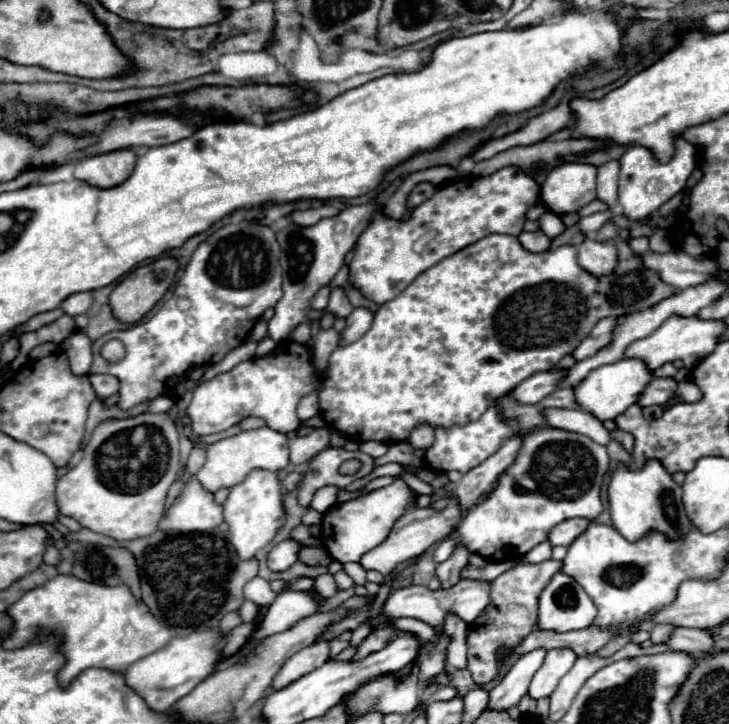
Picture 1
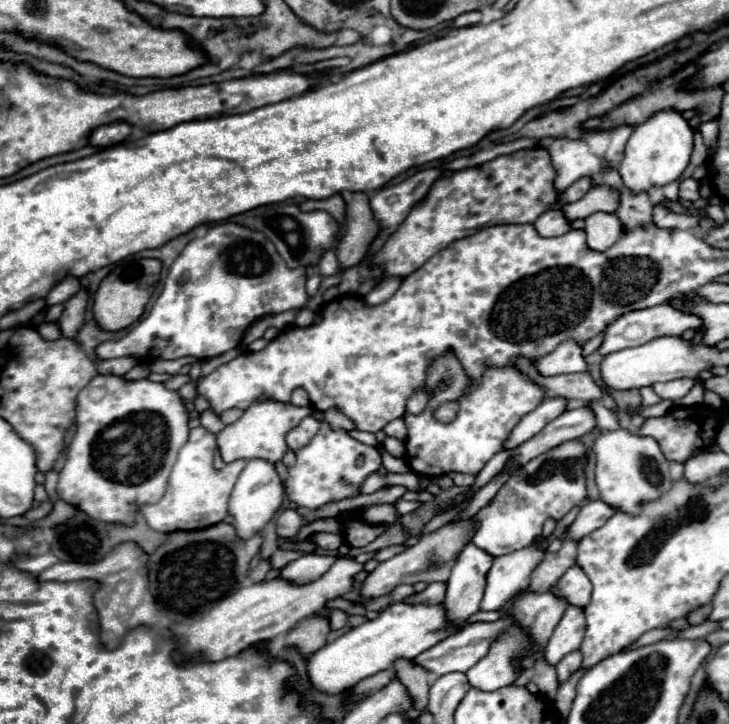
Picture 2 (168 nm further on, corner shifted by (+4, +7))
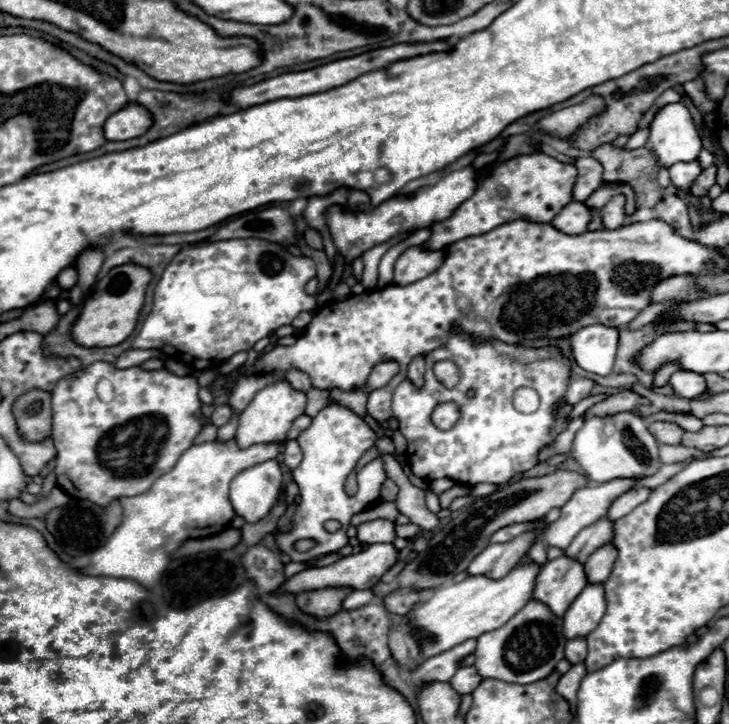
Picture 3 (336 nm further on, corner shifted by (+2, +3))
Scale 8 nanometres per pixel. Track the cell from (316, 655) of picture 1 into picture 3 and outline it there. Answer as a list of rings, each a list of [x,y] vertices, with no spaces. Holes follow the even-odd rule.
[[[320,589],[296,595],[296,607],[302,613],[314,615],[318,619],[328,619],[342,609],[342,599],[350,593],[350,589]]]

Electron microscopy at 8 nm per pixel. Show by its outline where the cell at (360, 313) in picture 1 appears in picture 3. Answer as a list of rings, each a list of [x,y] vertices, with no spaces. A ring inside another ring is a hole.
[[[422,247],[406,249],[394,265],[394,283],[410,285],[436,271],[444,259],[444,251],[424,251]]]

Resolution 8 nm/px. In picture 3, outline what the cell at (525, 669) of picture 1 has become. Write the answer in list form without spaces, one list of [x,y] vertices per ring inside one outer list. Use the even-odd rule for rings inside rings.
[[[560,557],[542,567],[540,577],[536,577],[536,593],[532,593],[532,597],[536,597],[536,601],[544,601],[556,617],[562,617],[584,587],[586,575],[582,563]]]

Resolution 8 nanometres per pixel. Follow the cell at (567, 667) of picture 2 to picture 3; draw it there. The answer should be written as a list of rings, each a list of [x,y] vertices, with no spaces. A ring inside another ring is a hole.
[[[572,639],[572,641],[568,641],[568,645],[564,649],[564,657],[572,665],[582,663],[586,659],[586,639]]]

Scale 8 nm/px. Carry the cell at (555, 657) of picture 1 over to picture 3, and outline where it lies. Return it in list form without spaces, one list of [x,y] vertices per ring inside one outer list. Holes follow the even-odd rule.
[[[586,585],[564,615],[564,637],[586,637],[600,623],[606,611],[602,585]]]

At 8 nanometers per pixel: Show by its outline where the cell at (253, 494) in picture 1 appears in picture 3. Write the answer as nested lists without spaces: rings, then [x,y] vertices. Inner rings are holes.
[[[264,461],[254,467],[244,469],[232,479],[230,501],[236,515],[244,521],[264,519],[282,491],[282,471],[278,461]]]

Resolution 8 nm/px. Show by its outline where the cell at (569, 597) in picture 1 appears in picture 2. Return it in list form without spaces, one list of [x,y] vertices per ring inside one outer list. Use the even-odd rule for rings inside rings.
[[[574,565],[570,567],[560,581],[554,585],[554,593],[562,593],[562,597],[568,599],[568,603],[578,605],[578,607],[586,607],[590,601],[590,593],[592,593],[592,583],[586,577],[584,569]]]

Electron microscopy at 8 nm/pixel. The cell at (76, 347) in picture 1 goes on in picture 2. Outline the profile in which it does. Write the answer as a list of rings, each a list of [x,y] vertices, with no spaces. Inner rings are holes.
[[[84,287],[64,303],[64,313],[60,317],[64,337],[68,337],[68,339],[76,337],[76,333],[78,333],[82,321],[84,321],[86,303],[88,303],[88,291]]]

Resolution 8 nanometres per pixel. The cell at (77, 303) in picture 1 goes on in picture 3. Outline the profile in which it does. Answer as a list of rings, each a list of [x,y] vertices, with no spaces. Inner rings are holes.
[[[74,267],[64,269],[64,271],[56,277],[56,283],[58,283],[60,289],[64,289],[64,291],[70,291],[70,289],[76,285],[76,281],[78,281],[78,273],[76,273]]]

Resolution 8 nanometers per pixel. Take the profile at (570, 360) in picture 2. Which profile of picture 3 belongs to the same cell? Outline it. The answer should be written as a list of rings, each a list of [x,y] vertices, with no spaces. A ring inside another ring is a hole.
[[[590,325],[570,337],[574,361],[588,373],[610,375],[616,355],[618,329],[604,325]]]

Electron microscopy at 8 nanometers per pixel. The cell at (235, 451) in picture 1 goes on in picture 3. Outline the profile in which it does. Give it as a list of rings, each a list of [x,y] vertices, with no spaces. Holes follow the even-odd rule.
[[[276,381],[268,387],[264,387],[238,417],[238,431],[234,437],[238,447],[246,449],[246,447],[252,447],[258,443],[282,445],[286,441],[290,427],[292,427],[292,421],[296,417],[304,415],[304,407],[306,407],[306,395],[294,391],[286,381]]]

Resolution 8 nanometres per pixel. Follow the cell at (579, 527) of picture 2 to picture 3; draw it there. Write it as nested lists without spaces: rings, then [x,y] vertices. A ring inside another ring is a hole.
[[[644,487],[630,489],[628,493],[620,495],[620,497],[618,497],[610,507],[608,507],[606,517],[608,517],[610,521],[616,521],[616,519],[628,515],[634,507],[638,507],[640,503],[644,503],[644,501],[648,499],[648,493],[650,493],[650,489],[644,489]]]

